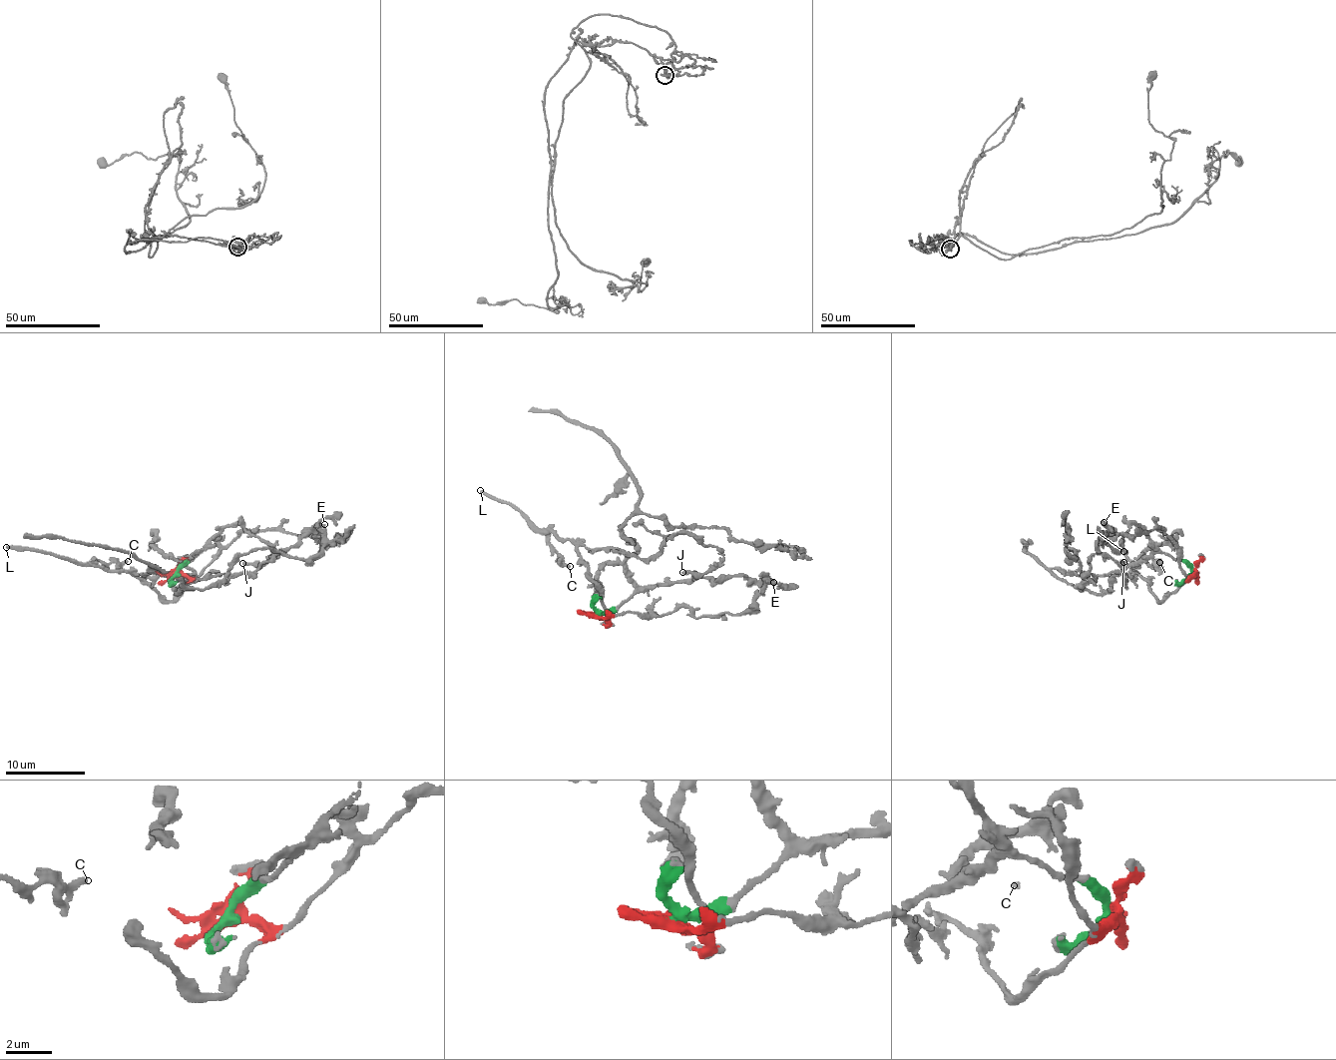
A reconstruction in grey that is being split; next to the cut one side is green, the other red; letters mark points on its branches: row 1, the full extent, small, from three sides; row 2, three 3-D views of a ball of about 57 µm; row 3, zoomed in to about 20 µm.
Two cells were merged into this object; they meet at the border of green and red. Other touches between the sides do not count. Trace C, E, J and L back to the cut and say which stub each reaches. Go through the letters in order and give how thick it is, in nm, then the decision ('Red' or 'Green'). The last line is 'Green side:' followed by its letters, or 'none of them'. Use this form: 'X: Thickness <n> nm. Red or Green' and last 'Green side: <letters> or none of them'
C: Thickness 200 nm. Red
E: Thickness 380 nm. Green
J: Thickness 300 nm. Red
L: Thickness 280 nm. Red
Green side: E

